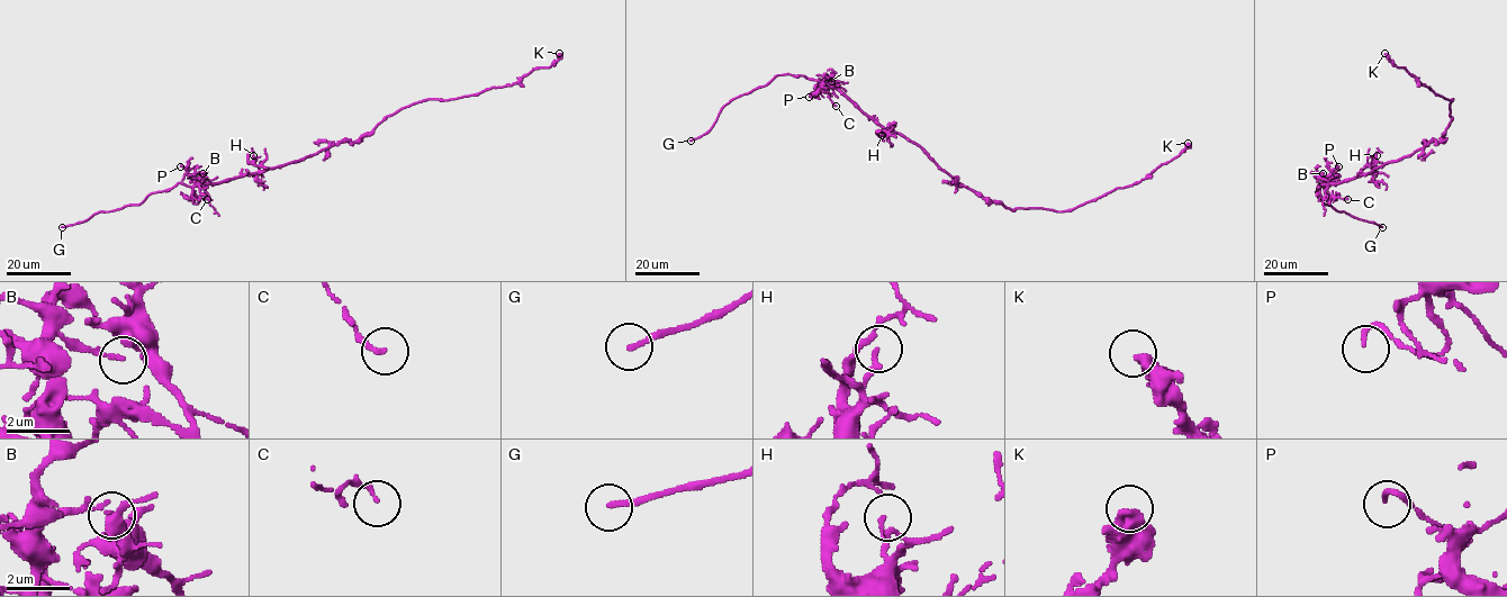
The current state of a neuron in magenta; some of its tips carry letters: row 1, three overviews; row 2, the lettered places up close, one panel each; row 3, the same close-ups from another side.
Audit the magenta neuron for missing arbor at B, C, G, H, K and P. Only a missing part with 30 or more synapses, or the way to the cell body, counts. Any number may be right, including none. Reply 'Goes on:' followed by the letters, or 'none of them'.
Goes on: G

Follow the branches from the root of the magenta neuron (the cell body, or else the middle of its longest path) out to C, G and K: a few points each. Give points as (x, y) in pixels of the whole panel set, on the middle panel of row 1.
C: (936, 163), (920, 146), (883, 128), (840, 90), (822, 82), (821, 89), (836, 106)
G: (936, 163), (916, 144), (875, 124), (840, 90), (788, 74), (777, 74), (731, 99), (713, 126), (691, 141)
K: (936, 163), (959, 183), (1007, 207), (1065, 211), (1117, 188), (1139, 182), (1176, 157), (1188, 143)

